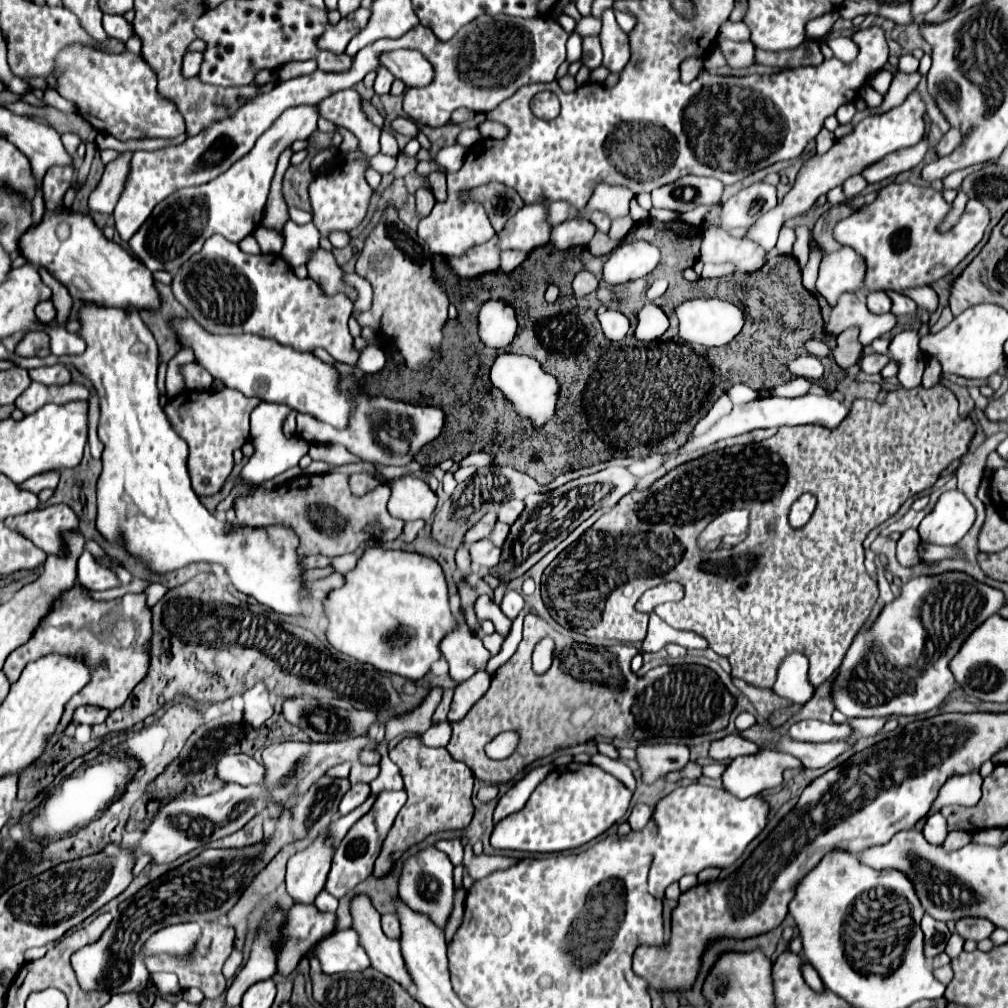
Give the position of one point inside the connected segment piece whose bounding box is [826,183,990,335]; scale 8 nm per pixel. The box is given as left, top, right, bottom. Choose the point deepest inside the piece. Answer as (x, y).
(897, 234)

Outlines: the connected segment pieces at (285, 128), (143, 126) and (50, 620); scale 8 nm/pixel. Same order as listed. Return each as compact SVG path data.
M300 105L286 109L276 125L268 129L268 133L262 133L256 141L252 153L248 157L242 157L236 161L226 173L212 179L206 185L178 189L164 201L160 201L152 215L144 221L144 225L134 233L134 237L128 241L134 255L152 271L168 271L176 273L184 261L188 261L194 253L198 253L208 237L214 233L224 235L228 241L240 243L244 237L252 235L252 231L260 225L264 217L266 199L270 193L270 183L276 171L278 155L290 147L296 140L307 140L314 131L318 131L318 119L320 111L318 107Z
M68 49L68 53L60 53L60 67L62 67L62 75L58 77L58 93L64 99L76 103L78 113L92 127L106 131L120 141L154 139L154 137L176 139L186 131L184 117L176 109L176 103L158 93L158 77L142 55L120 53L116 57L108 57L106 53L100 53L94 49Z
M78 583L64 593L64 597L54 605L54 611L40 623L36 633L28 643L24 643L18 651L8 655L4 673L10 681L20 677L24 665L42 657L44 653L70 653L76 649L88 649L92 657L104 657L106 665L96 665L96 677L68 703L64 711L64 721L60 727L64 729L76 707L80 705L96 705L108 711L114 711L124 705L132 689L142 681L148 673L148 637L150 637L150 609L144 605L142 593L128 593L122 599L112 601L92 601L84 587Z

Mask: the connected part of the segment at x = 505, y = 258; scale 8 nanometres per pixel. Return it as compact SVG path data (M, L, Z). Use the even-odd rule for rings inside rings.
M505 250L501 252L501 264L498 272L510 273L515 268L517 268L527 256L523 255L521 252L517 252L516 250Z

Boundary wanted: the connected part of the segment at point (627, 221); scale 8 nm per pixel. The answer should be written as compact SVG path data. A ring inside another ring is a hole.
M630 215L620 217L620 219L614 219L608 235L610 235L612 239L620 239L620 237L624 237L624 235L632 229L632 225L634 225L634 221L632 221L632 217L630 217Z

